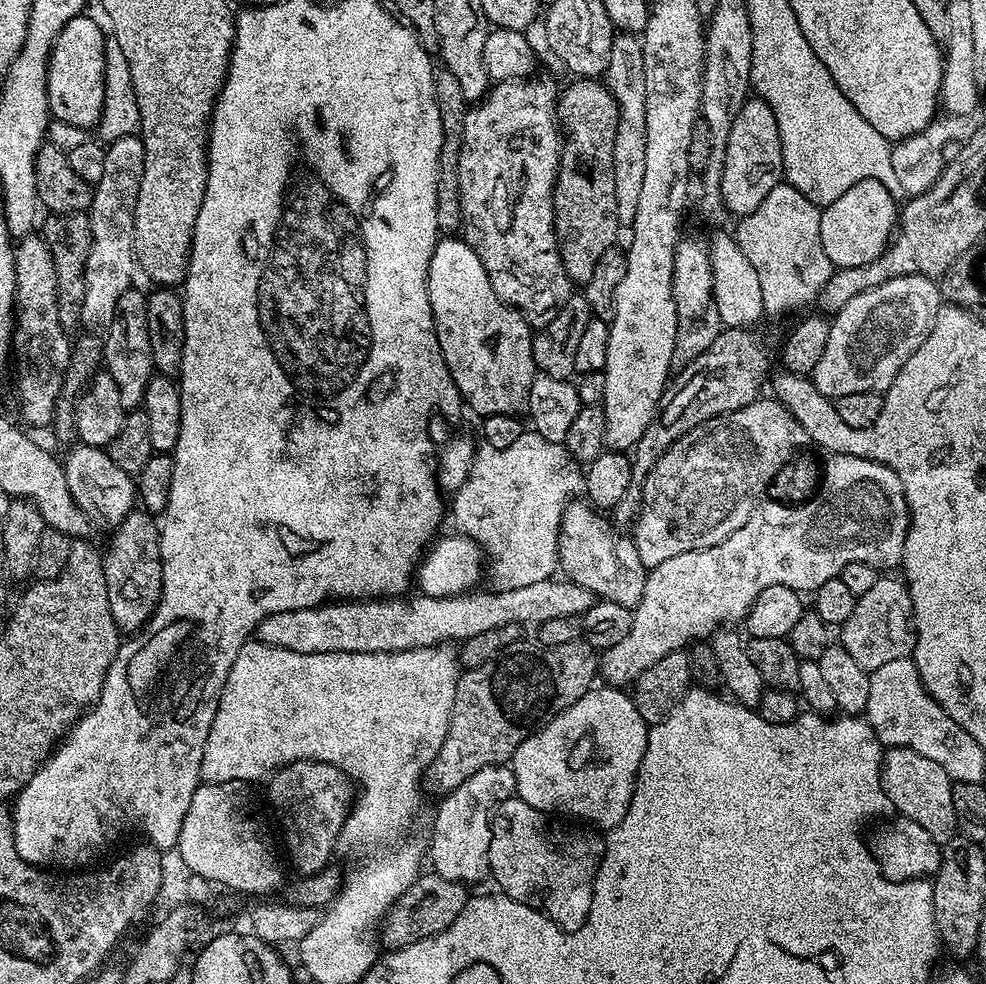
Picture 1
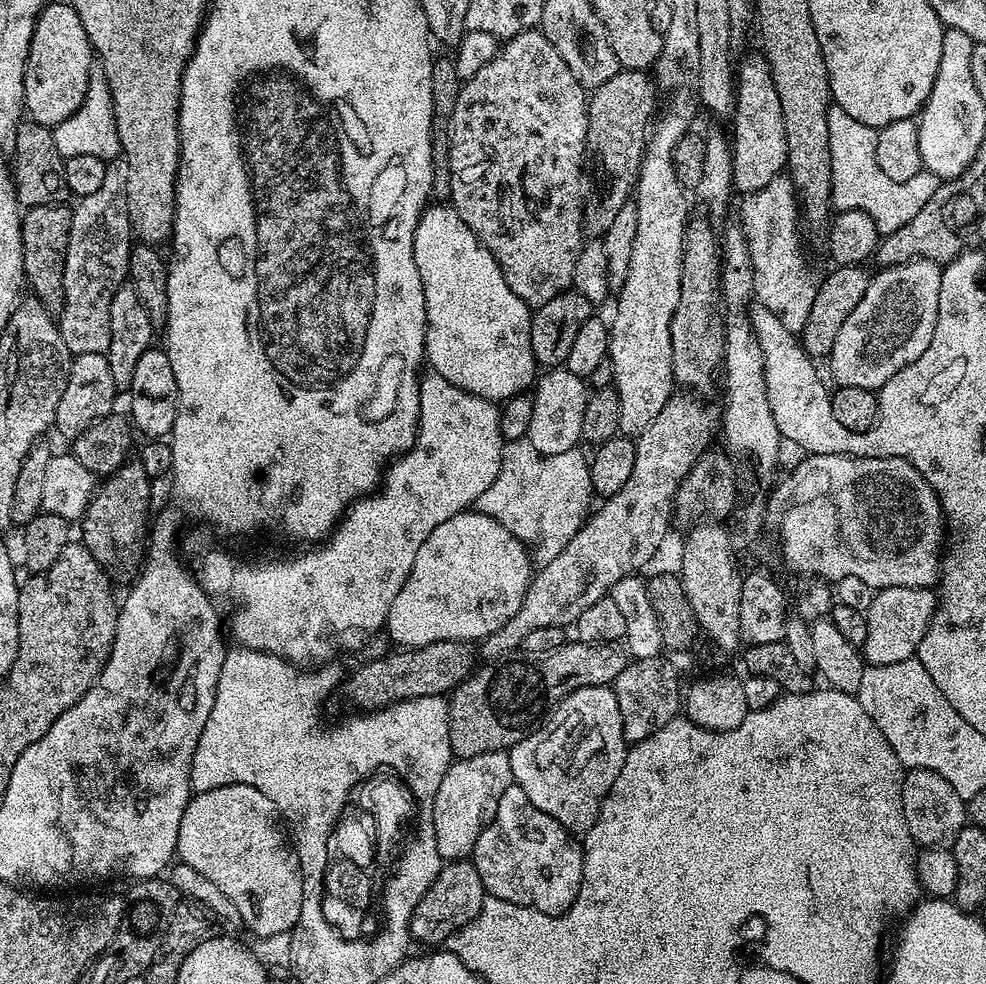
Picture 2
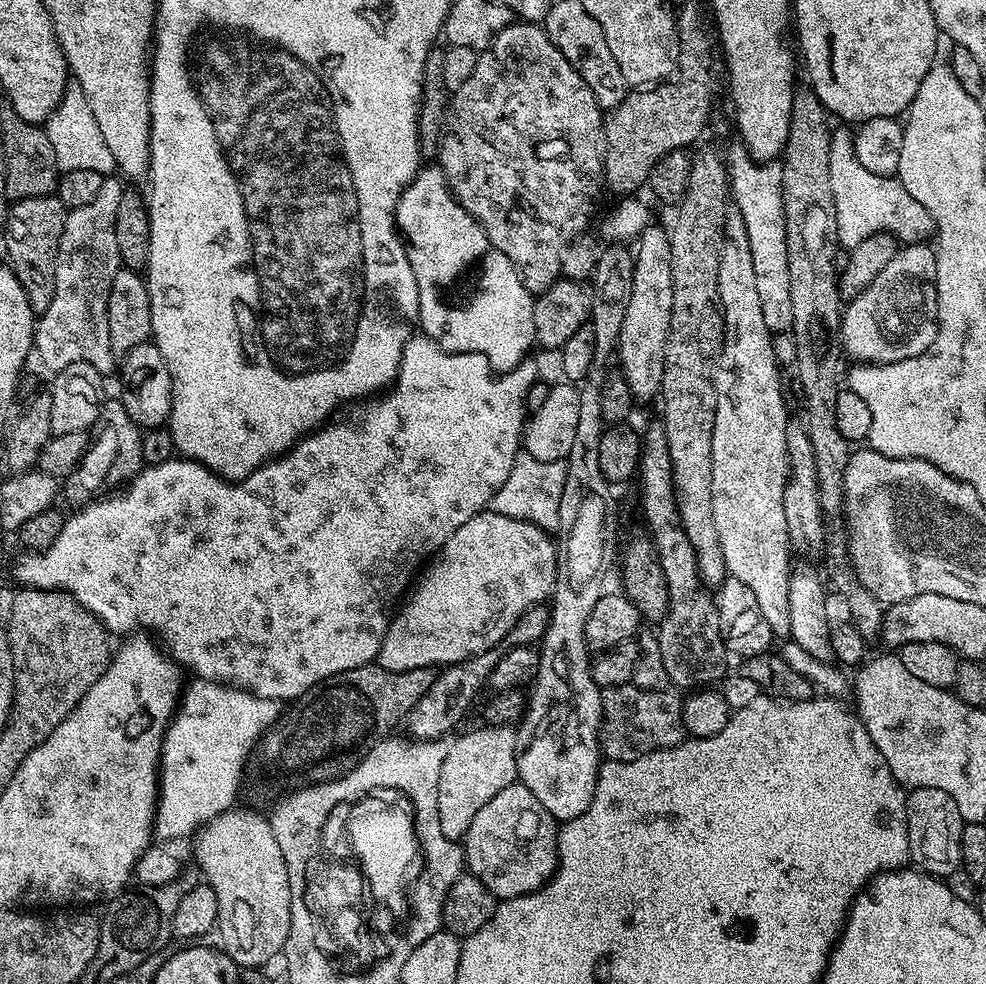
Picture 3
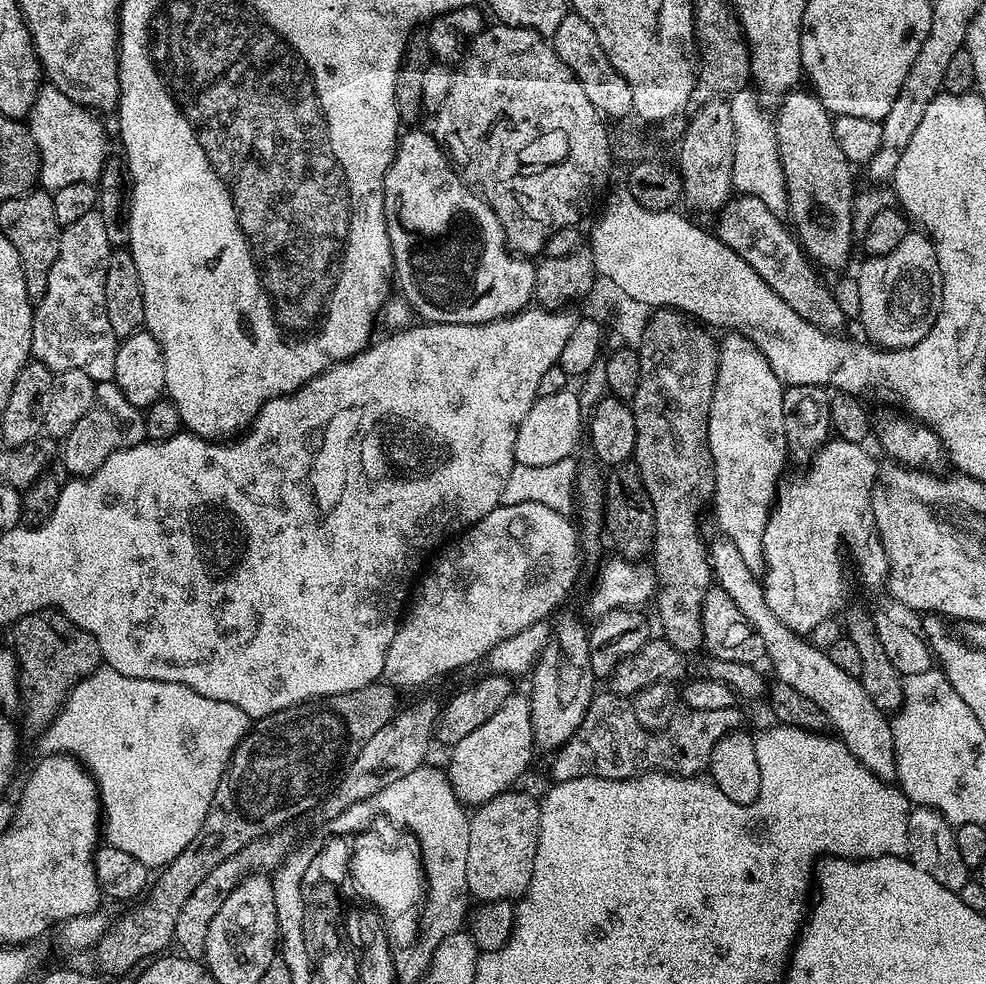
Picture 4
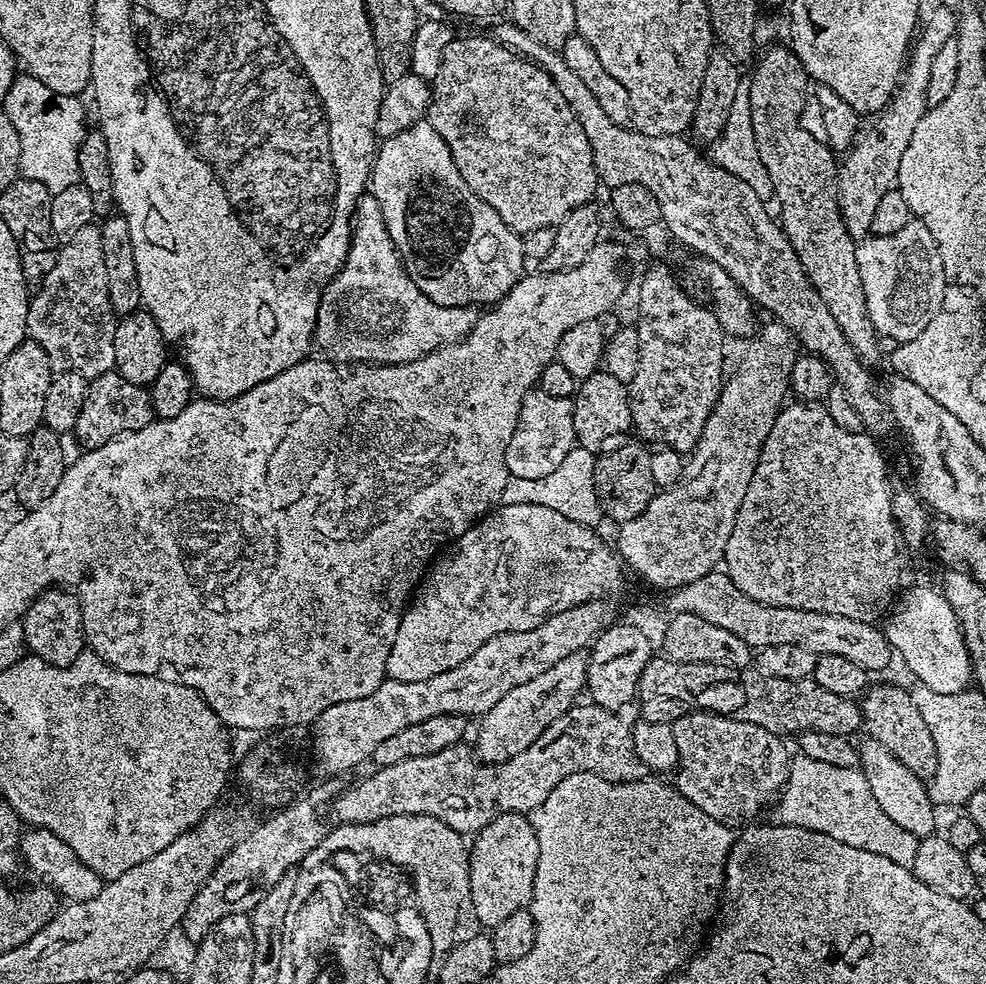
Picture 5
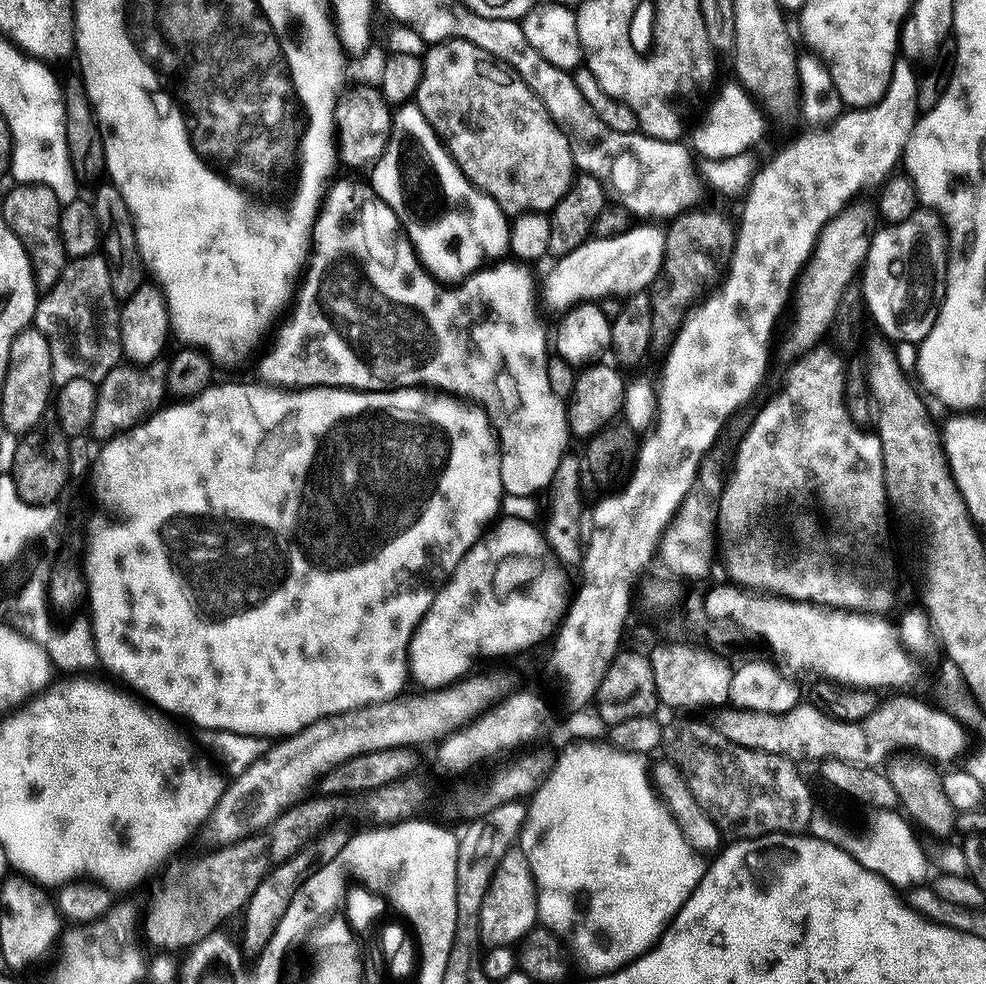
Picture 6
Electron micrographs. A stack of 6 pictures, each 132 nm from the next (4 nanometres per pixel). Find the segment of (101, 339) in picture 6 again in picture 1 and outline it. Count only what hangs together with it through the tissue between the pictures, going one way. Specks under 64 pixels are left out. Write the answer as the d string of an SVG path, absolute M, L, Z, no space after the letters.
M139 135L111 141L105 147L106 167L102 178L94 186L92 207L86 215L92 231L92 246L82 269L84 302L79 303L80 320L88 328L107 329L116 316L118 298L127 288L133 287L132 271L137 271L134 250L134 210L144 169L144 143Z

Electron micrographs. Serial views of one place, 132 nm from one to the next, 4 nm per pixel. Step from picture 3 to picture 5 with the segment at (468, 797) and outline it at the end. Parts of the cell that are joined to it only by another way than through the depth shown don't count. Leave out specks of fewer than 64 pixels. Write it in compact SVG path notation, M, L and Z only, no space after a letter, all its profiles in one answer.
M580 652L570 654L558 662L558 666L550 666L546 674L538 674L530 682L523 686L514 686L510 694L502 694L494 706L485 716L479 717L480 729L476 732L476 744L474 752L483 763L501 764L514 754L522 754L542 730L546 730L555 720L562 718L577 703L576 695L583 693L586 688L586 677L588 675L588 661Z

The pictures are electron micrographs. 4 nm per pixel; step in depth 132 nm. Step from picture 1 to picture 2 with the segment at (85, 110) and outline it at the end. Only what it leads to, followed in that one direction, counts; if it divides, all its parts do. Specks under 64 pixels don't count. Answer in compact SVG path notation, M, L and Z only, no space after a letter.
M67 2L45 3L36 16L30 50L24 63L24 111L27 119L47 128L57 128L82 104L86 94L88 75L94 67L92 44L78 14Z

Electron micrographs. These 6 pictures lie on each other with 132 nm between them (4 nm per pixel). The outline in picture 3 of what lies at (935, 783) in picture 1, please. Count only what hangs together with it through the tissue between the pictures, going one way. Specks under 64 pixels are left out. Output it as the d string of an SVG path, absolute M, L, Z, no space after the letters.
M913 788L907 793L904 813L908 827L908 855L911 863L919 871L937 878L947 878L961 871L960 843L966 822L960 816L954 798L950 798L946 790Z

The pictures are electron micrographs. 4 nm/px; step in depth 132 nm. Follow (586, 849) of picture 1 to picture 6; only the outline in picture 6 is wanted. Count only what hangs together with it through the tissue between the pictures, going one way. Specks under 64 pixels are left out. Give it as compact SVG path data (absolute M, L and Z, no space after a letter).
M519 850L507 852L494 870L494 878L484 895L480 911L480 938L488 946L512 946L524 939L538 924L538 885L532 876L528 859Z

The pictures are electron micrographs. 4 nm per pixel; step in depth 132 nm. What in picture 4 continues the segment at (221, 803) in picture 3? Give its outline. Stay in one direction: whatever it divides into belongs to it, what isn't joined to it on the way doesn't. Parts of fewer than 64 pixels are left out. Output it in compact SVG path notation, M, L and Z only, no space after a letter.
M101 666L91 672L86 678L82 678L72 688L72 693L64 699L60 713L52 719L51 724L39 733L41 753L44 754L67 754L76 757L96 782L96 791L100 794L100 806L102 809L102 836L106 844L111 848L117 848L127 852L142 862L149 870L163 869L165 864L170 863L190 842L194 834L202 830L202 822L206 822L206 814L210 810L210 802L214 798L214 790L218 790L218 782L222 774L232 761L232 755L242 737L250 731L250 718L238 706L230 706L230 702L218 702L214 698L206 698L194 690L190 690L184 684L174 682L158 682L146 678L130 678L118 674L118 670L107 666Z

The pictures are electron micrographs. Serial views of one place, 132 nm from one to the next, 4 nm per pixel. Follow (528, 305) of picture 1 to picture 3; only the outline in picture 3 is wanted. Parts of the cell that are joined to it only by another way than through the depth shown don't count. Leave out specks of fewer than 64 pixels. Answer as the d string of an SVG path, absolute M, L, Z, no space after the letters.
M513 22L508 24L502 29L497 36L492 39L492 43L487 48L483 49L477 55L476 65L474 70L470 74L470 78L466 78L466 82L462 82L460 88L455 89L451 93L450 103L446 108L446 127L440 133L440 139L438 141L438 149L440 148L440 161L438 161L438 167L444 174L444 180L448 183L448 191L452 193L452 196L459 202L459 204L469 212L469 214L477 220L482 226L482 230L488 235L488 241L490 241L498 251L502 254L506 254L506 258L510 258L510 262L516 267L516 273L520 276L520 281L524 284L526 290L533 294L539 294L545 292L556 280L561 279L560 275L560 263L562 262L562 250L569 244L569 242L578 235L581 235L585 231L584 228L588 224L588 215L592 212L592 199L596 196L596 180L601 179L602 176L602 152L598 145L602 140L602 110L596 104L594 94L586 86L586 82L582 82L582 78L574 70L574 66L570 66L570 62L566 62L564 55L554 46L554 42L550 42L550 38L544 33L543 27L537 26L532 22Z

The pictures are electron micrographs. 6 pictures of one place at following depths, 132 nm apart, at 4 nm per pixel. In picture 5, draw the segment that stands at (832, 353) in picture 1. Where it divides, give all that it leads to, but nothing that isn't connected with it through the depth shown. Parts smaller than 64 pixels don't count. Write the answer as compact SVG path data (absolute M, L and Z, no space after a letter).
M912 219L894 234L885 236L869 235L856 245L858 258L858 274L862 274L862 286L866 290L866 310L870 310L870 322L874 322L877 333L881 337L889 336L892 342L903 342L918 338L926 326L940 312L944 291L948 279L942 266L942 254L938 242L934 242L934 234L926 230L926 226L918 219Z

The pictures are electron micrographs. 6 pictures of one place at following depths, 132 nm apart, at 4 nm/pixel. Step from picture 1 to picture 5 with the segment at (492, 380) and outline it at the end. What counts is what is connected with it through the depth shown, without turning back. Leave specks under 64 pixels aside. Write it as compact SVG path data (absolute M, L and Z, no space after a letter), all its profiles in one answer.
M426 122L415 124L406 130L402 130L402 134L394 134L387 137L379 145L372 162L370 194L378 202L378 206L382 210L382 218L386 222L386 230L398 250L406 274L414 282L414 286L418 286L418 290L422 290L422 294L426 294L426 298L430 298L430 302L434 302L443 308L458 308L461 310L467 310L471 304L492 306L499 302L520 281L521 276L525 275L526 268L524 267L526 267L526 261L524 258L523 239L513 232L510 226L506 226L506 222L502 222L502 218L498 218L496 211L490 206L486 206L486 202L482 202L482 198L478 198L478 194L474 194L470 190L470 186L466 186L458 166L454 166L454 158L446 146L446 142L442 142L442 138L438 134L438 130L434 130L434 126L430 126Z

